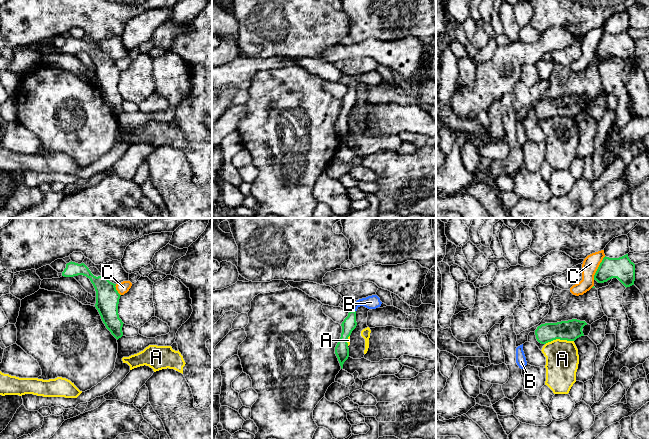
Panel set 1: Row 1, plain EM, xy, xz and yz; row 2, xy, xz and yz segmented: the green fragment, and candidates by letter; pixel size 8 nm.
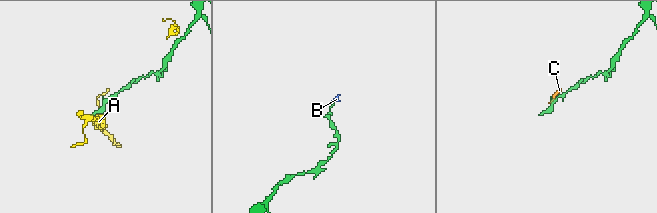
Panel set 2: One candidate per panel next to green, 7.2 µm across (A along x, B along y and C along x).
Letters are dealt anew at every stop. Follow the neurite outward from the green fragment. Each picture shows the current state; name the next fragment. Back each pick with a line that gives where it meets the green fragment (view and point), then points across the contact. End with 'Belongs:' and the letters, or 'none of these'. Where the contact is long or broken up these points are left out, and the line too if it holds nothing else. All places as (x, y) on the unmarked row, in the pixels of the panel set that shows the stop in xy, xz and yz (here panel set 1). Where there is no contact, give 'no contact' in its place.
B: meets green in xz at (352, 87); runs through xz (349, 100), (352, 87), (360, 78), (371, 78)
Belongs: B

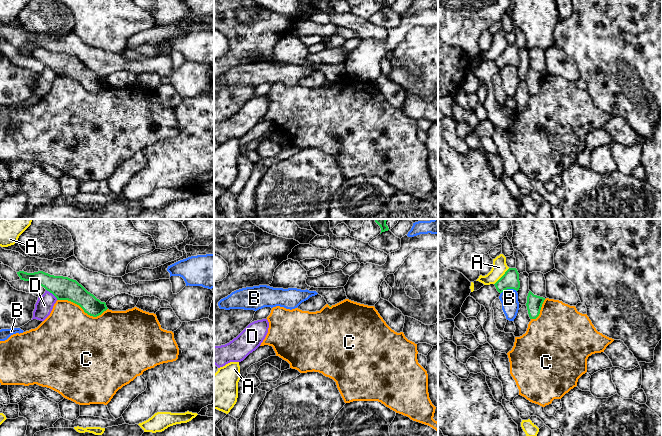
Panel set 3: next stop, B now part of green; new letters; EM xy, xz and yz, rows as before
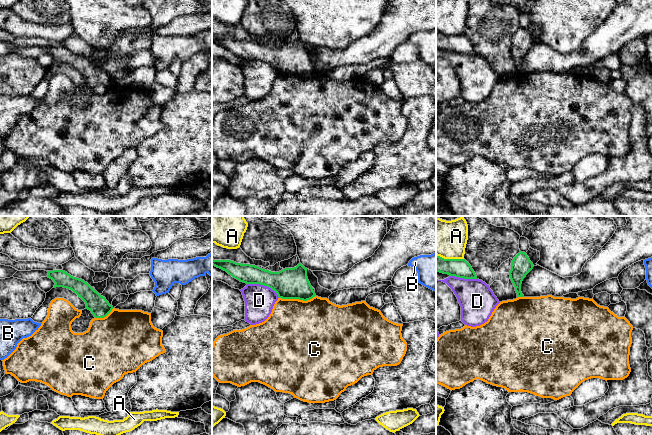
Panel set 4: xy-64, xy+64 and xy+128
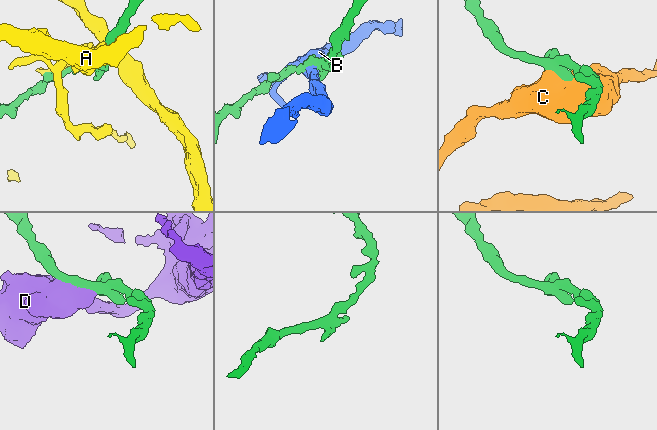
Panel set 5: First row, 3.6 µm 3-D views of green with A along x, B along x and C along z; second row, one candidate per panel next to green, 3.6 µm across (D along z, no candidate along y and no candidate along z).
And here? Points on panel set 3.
Belongs: none of these

